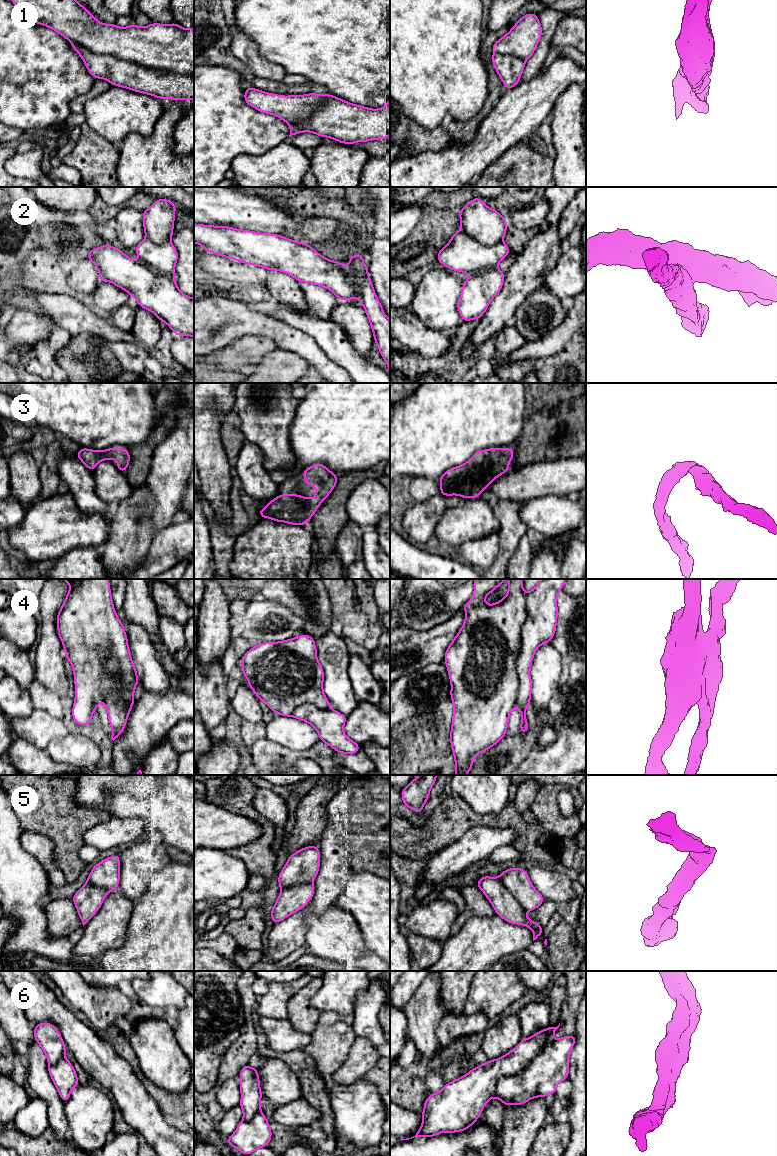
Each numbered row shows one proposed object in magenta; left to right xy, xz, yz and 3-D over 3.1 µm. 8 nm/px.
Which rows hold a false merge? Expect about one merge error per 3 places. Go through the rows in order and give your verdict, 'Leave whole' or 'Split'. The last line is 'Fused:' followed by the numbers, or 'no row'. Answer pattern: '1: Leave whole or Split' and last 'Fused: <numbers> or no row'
1: Leave whole
2: Split
3: Leave whole
4: Split
5: Leave whole
6: Leave whole
Fused: 2, 4

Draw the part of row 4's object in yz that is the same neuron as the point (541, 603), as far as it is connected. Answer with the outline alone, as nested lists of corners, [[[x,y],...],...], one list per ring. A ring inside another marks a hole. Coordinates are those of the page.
[[[541,579],[537,585],[526,595],[527,618],[521,631],[521,651],[517,659],[516,669],[520,681],[516,705],[521,714],[520,731],[526,734],[529,730],[529,724],[525,711],[531,702],[532,681],[530,678],[530,668],[536,650],[543,643],[550,643],[555,635],[558,608],[557,597],[559,591],[563,589],[566,579]]]

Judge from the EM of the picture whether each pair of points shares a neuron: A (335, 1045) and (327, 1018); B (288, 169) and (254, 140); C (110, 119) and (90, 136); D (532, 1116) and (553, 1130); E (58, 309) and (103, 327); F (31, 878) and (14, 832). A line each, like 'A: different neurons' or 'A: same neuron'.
A: same neuron
B: different neurons
C: different neurons
D: different neurons
E: same neuron
F: same neuron

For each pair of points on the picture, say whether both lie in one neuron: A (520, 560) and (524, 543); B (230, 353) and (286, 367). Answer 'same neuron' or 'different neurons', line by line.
A: same neuron
B: same neuron

